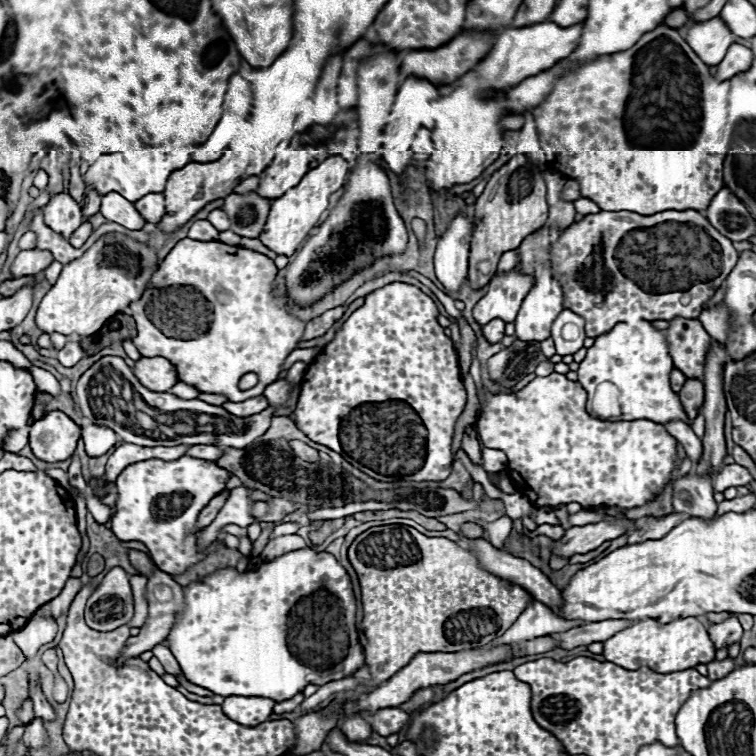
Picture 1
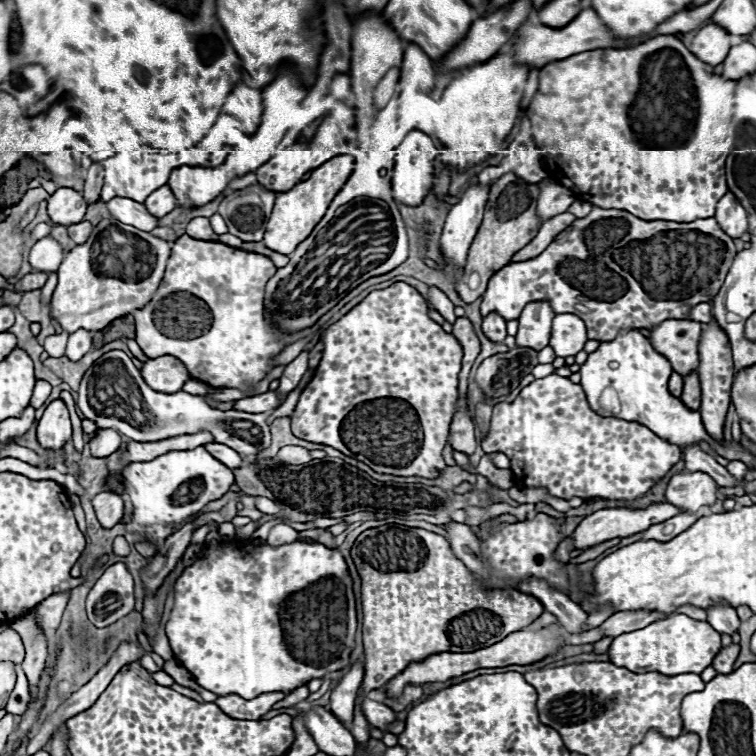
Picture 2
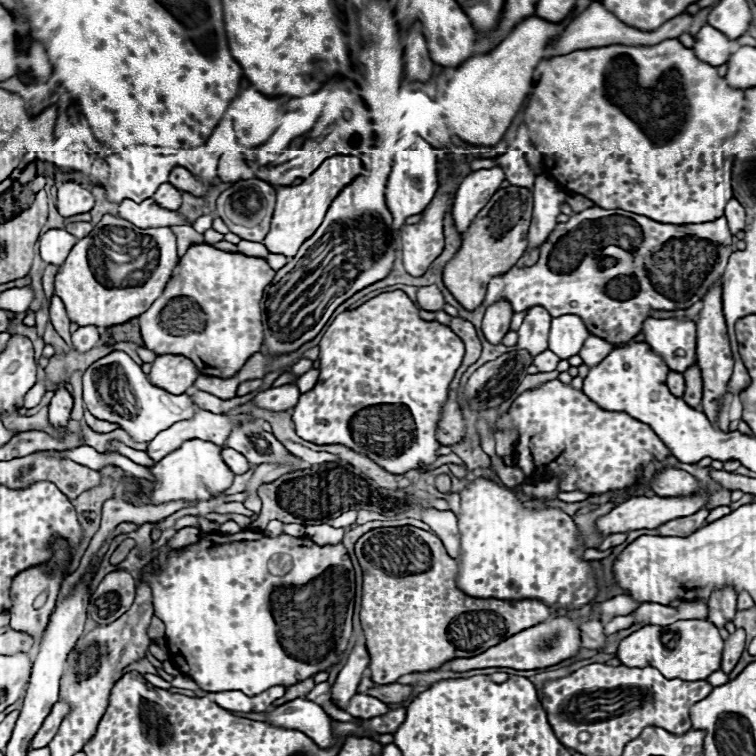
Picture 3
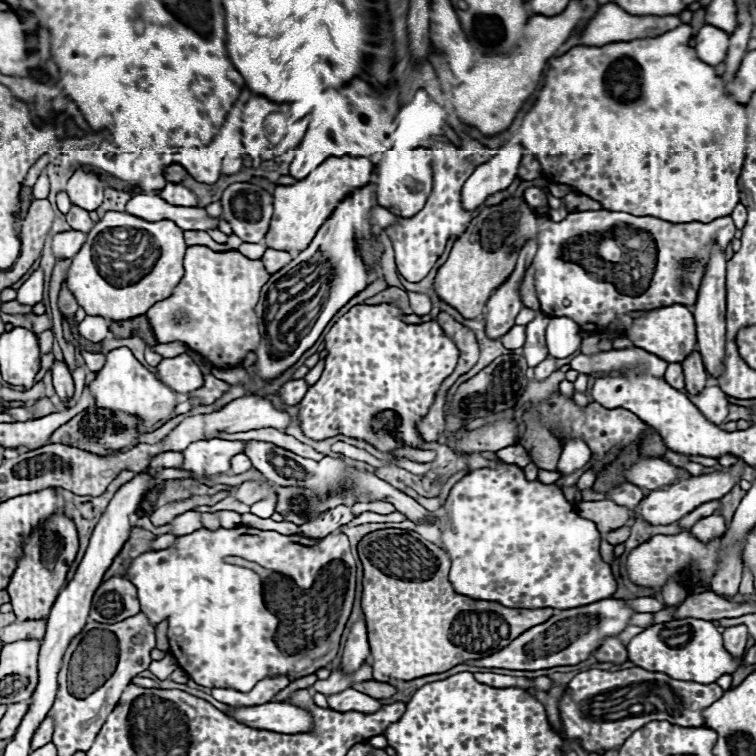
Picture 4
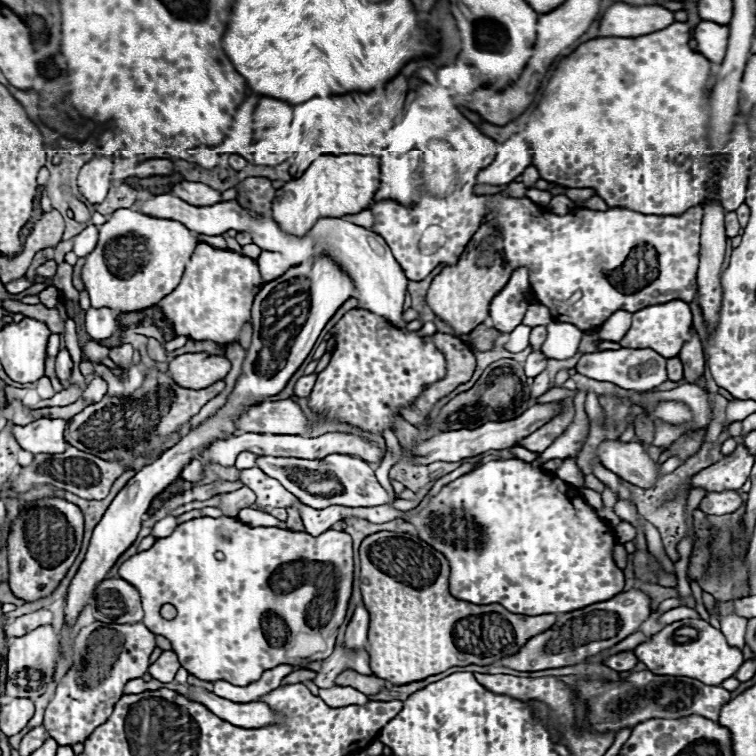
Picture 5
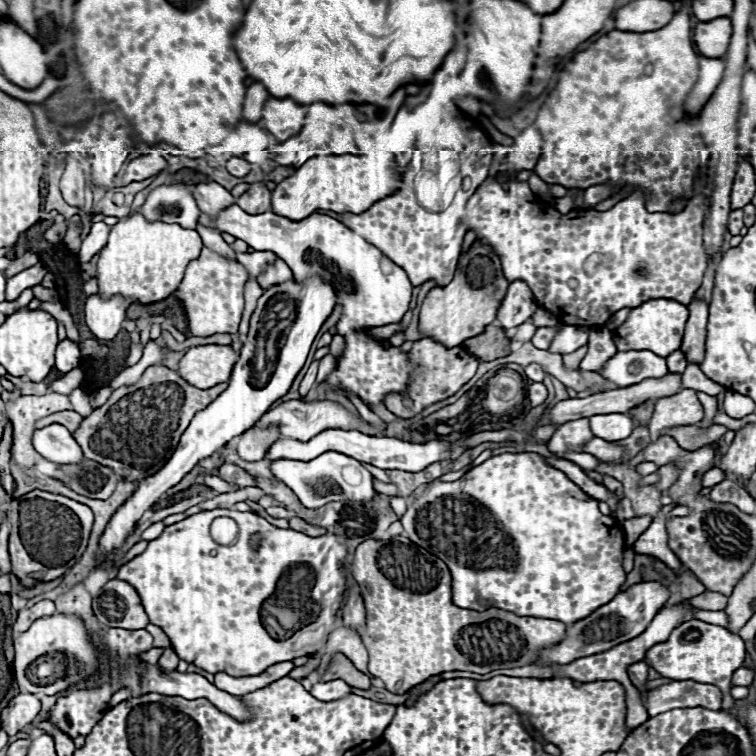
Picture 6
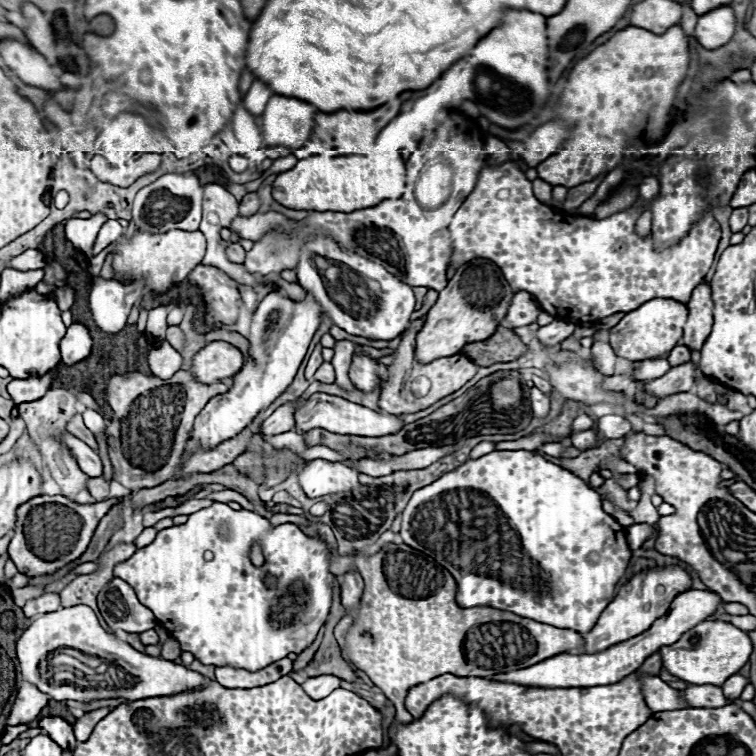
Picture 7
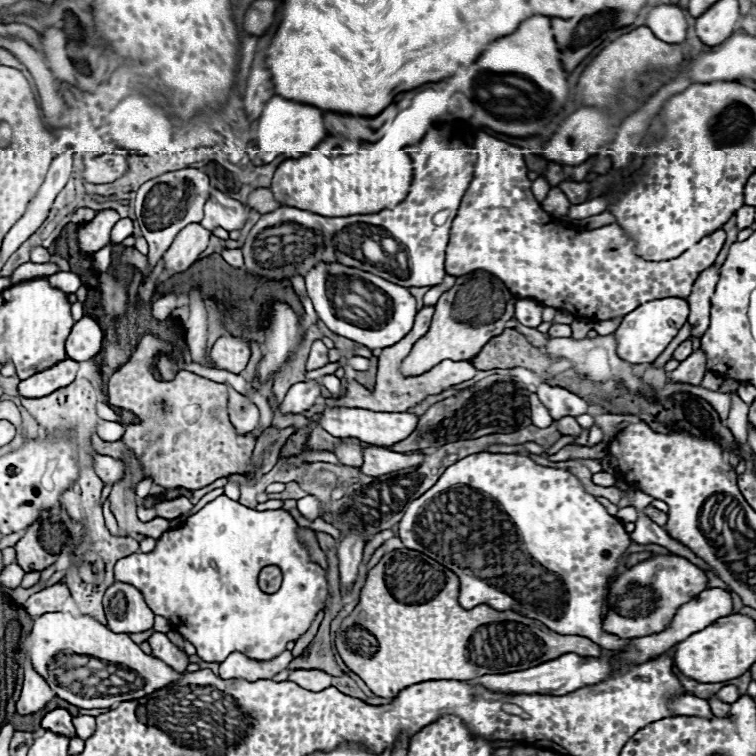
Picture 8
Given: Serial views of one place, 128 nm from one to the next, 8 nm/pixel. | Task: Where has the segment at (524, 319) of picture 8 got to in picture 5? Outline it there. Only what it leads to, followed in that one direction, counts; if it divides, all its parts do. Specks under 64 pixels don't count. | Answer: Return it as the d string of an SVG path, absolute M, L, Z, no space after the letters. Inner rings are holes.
M516 268L508 284L494 296L490 304L490 318L500 332L512 332L524 318L530 306L528 270Z

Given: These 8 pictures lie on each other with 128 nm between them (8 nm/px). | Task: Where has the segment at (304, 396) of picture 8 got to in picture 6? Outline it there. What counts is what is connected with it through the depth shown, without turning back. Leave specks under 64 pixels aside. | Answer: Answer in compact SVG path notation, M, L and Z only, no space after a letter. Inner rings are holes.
M274 428L246 430L238 442L238 454L240 454L240 458L244 458L248 462L262 460L266 456L266 448L270 448L270 444L274 444L274 440L278 440L278 438L280 436L278 436L278 432L274 432Z

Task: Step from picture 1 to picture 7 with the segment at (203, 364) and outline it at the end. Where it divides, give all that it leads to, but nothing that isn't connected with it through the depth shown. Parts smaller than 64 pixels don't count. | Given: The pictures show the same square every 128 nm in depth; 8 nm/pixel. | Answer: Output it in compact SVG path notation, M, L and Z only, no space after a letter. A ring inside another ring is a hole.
M198 264L188 280L196 284L204 296L208 314L206 314L206 324L222 322L222 324L234 324L238 318L238 308L240 308L240 294L236 288L236 282L228 278L222 270L214 266L204 266Z

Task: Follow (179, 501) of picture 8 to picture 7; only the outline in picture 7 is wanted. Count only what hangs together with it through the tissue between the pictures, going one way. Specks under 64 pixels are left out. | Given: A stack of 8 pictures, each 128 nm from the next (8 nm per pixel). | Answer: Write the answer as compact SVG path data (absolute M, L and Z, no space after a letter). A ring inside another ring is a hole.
M186 500L184 504L180 504L180 506L176 506L174 508L174 516L180 516L180 514L192 514L192 512L198 512L198 510L202 510L202 508L206 508L206 506L210 506L212 502L210 500Z

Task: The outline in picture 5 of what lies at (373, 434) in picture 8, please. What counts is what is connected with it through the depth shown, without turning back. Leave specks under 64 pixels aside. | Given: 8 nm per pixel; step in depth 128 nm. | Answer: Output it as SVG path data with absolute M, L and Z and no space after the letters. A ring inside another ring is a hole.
M264 400L256 406L250 406L238 420L238 428L244 432L258 434L294 434L304 436L310 432L308 418L302 408L292 400Z

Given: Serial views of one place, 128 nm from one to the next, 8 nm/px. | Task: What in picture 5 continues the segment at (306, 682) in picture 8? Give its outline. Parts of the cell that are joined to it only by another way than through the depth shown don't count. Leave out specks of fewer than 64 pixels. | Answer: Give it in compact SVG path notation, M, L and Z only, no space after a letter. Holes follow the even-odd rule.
M332 686L332 688L320 688L318 696L330 704L332 708L338 706L350 706L350 704L366 704L368 696L350 688L350 686Z

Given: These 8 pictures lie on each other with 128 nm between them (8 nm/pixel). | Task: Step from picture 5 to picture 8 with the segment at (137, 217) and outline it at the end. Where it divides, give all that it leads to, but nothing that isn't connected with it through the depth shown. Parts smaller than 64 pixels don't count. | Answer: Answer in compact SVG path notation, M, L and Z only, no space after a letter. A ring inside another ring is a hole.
M188 224L172 242L172 246L168 248L168 252L164 252L164 262L166 262L166 270L178 274L188 270L198 256L208 248L208 240L210 240L210 230L202 228L200 224Z

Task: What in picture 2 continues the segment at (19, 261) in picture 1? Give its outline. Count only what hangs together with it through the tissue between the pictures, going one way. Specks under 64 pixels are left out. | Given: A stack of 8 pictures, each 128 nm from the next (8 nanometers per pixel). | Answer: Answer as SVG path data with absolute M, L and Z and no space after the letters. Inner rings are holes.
M46 236L38 240L30 250L30 264L38 272L56 272L58 264L62 262L62 246L58 240Z

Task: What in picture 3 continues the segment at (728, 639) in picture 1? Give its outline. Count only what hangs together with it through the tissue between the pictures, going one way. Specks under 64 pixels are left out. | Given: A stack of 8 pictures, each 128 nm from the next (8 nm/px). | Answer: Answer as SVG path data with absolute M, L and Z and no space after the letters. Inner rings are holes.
M734 588L714 590L712 596L708 598L708 606L710 606L708 620L718 628L722 628L728 620L732 620L736 614L736 596L738 594L734 592Z

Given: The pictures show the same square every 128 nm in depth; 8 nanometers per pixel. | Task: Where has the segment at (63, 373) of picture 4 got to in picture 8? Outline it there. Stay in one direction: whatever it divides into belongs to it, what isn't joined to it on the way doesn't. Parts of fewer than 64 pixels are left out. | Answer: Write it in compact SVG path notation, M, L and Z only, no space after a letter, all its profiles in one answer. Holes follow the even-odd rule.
M84 316L82 320L78 320L74 324L74 328L66 340L68 358L72 358L76 362L94 358L102 348L102 338L104 338L104 332L102 332L98 320L94 320L92 316Z

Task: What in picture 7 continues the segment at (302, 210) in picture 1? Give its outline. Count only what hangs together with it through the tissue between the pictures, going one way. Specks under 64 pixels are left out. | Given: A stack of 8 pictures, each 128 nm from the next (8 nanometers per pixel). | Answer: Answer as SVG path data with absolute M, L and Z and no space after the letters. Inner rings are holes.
M398 152L370 158L370 156L310 156L276 176L272 196L292 210L318 210L318 212L354 212L358 208L372 208L382 200L396 200L402 196L406 184L406 166Z

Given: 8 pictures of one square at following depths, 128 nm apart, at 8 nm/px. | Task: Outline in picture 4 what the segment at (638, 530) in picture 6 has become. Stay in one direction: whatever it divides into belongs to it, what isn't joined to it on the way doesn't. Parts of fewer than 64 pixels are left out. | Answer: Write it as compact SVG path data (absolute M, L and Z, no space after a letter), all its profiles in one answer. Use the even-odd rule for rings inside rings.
M622 526L622 528L618 528L618 530L608 532L608 534L606 534L606 542L610 542L612 546L624 544L624 542L628 540L628 536L630 536L630 526Z

